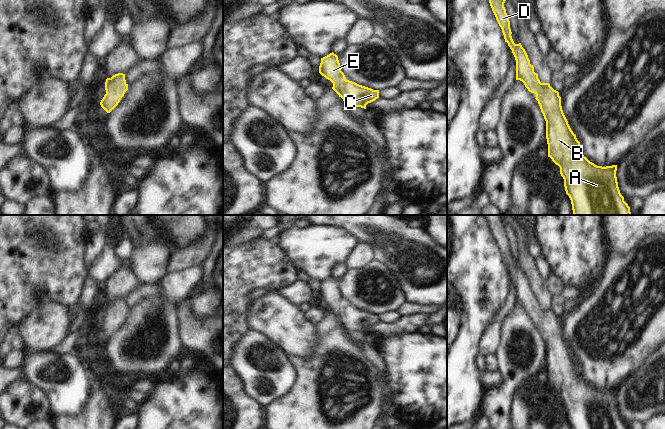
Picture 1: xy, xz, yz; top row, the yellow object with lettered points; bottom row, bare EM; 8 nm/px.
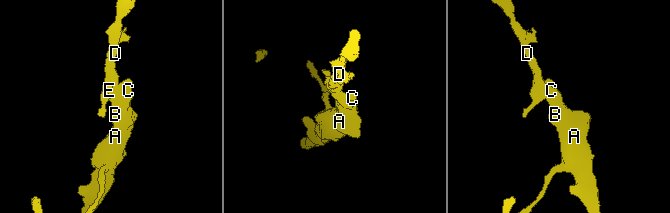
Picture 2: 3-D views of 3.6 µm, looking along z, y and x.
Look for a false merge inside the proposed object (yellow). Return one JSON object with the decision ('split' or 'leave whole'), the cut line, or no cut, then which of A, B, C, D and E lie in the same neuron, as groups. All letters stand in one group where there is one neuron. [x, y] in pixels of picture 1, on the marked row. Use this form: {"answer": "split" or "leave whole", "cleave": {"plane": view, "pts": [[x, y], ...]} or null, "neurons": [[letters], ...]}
{"answer": "leave whole", "cleave": null, "neurons": [["A", "B", "C", "D", "E"]]}

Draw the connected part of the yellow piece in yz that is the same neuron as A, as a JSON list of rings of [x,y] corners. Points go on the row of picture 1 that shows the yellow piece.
[[[489,0],[489,3],[515,57],[516,80],[522,81],[528,91],[536,95],[546,121],[548,157],[560,167],[573,214],[632,215],[618,187],[617,165],[597,166],[582,154],[580,142],[563,113],[559,92],[549,83],[540,82],[525,49],[521,43],[514,43],[505,1]]]

